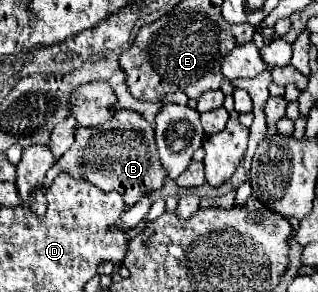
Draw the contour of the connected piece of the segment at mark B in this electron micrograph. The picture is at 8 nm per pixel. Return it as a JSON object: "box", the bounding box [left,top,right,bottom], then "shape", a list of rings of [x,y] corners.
{"box":[44,109,168,207],"shape":[[[130,109],[116,111],[114,119],[106,121],[104,125],[78,127],[74,145],[54,163],[54,167],[50,167],[44,185],[50,185],[60,171],[68,171],[74,179],[86,179],[102,191],[122,193],[124,203],[130,203],[130,207],[144,193],[160,189],[168,179],[168,173],[158,157],[154,127],[142,115]]]}

